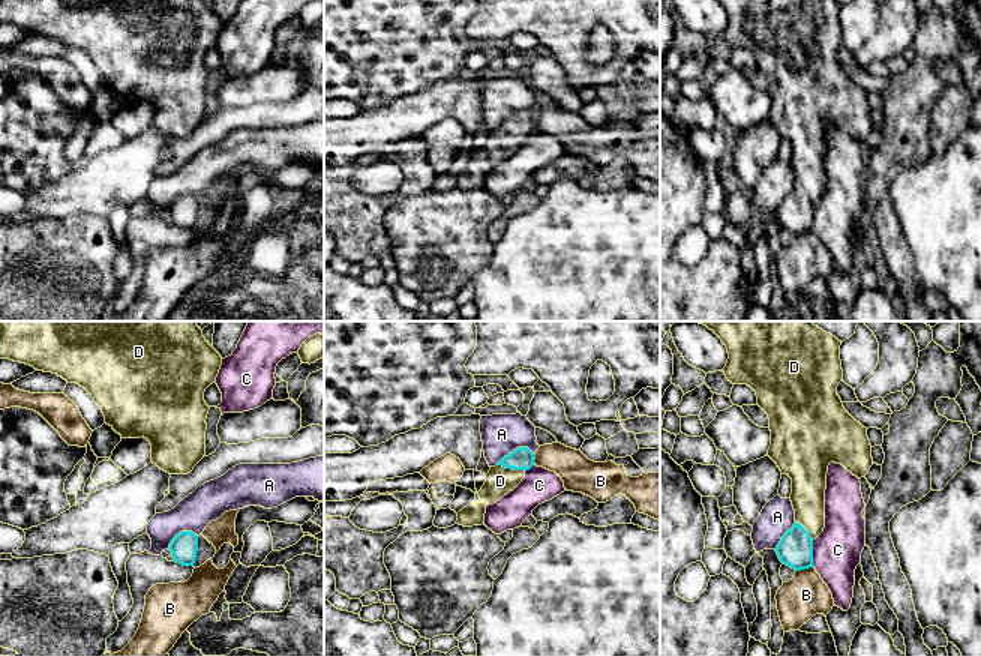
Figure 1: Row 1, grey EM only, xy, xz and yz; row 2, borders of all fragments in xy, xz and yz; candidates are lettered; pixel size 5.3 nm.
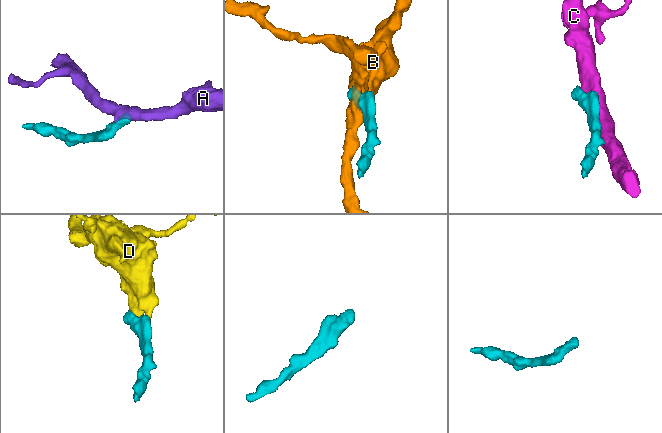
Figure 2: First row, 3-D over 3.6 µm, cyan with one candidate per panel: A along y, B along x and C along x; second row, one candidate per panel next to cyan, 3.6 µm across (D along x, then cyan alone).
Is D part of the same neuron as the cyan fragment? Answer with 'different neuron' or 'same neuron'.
same neuron

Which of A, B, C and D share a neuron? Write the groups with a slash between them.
A / B / C / D

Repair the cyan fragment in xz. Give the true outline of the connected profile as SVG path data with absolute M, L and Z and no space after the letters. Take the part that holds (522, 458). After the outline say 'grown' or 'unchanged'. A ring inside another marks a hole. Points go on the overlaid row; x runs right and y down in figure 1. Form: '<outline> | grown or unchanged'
M518 447L504 456L486 474L486 482L478 491L480 503L471 503L458 512L456 524L464 527L482 525L484 522L486 506L513 491L525 477L525 471L534 465L534 453L528 447Z | grown

